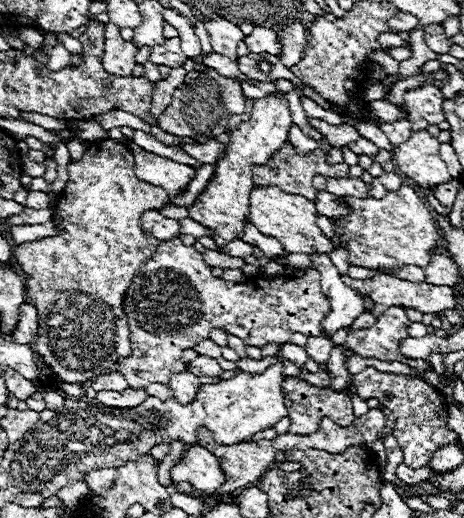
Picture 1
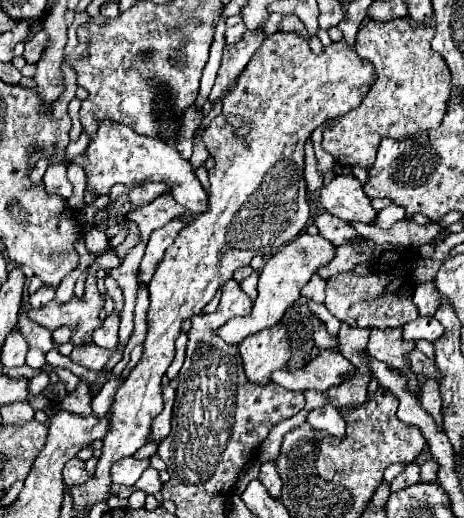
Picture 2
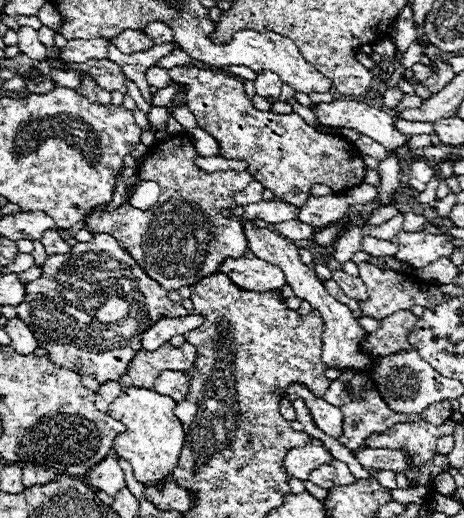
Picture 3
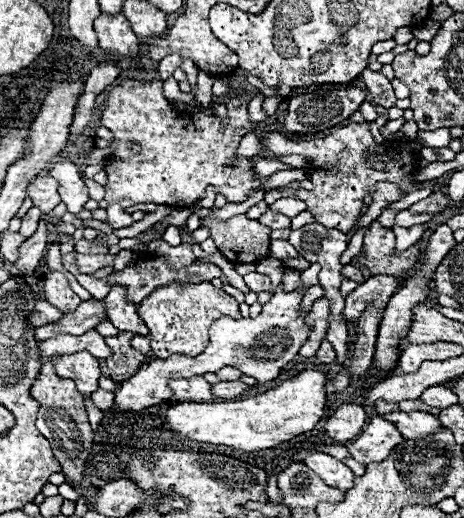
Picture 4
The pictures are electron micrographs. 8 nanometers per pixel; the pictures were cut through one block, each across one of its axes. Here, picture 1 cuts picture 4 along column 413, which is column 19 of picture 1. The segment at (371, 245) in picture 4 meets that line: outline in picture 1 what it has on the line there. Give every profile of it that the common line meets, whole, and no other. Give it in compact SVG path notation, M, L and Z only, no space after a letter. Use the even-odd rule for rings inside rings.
M110 138L92 142L80 162L68 164L68 172L68 184L56 198L52 212L52 222L62 234L14 246L12 258L26 274L26 294L38 310L34 350L40 362L44 362L62 382L84 384L96 380L100 372L112 372L122 358L130 356L130 332L122 308L124 292L128 290L132 276L140 272L140 264L148 260L160 244L140 228L140 216L150 208L164 208L168 204L168 194L166 190L154 190L152 184L140 180L134 174L134 156L130 148Z

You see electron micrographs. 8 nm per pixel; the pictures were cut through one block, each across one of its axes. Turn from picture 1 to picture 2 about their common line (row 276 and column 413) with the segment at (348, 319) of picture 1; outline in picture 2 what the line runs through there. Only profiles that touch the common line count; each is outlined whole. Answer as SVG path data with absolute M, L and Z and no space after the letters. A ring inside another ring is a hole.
M418 316L416 320L408 322L402 330L402 338L404 340L428 340L428 342L436 342L442 336L444 328L436 318L426 318L426 316Z

